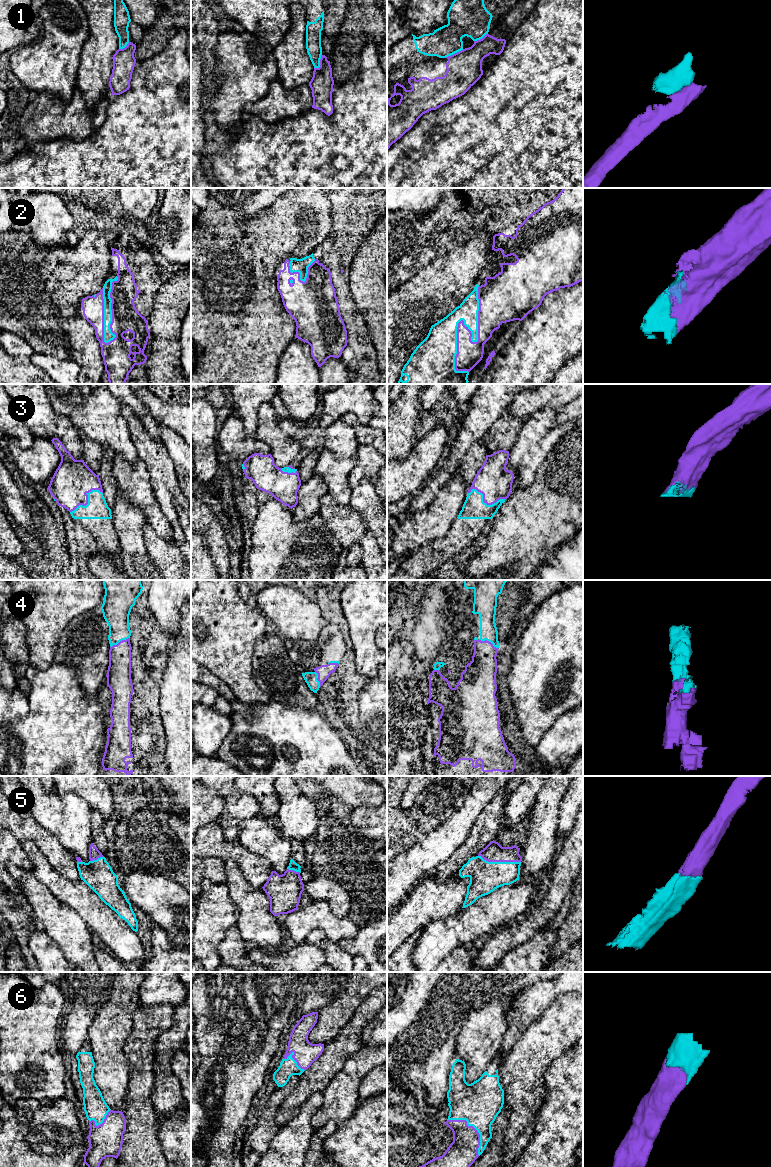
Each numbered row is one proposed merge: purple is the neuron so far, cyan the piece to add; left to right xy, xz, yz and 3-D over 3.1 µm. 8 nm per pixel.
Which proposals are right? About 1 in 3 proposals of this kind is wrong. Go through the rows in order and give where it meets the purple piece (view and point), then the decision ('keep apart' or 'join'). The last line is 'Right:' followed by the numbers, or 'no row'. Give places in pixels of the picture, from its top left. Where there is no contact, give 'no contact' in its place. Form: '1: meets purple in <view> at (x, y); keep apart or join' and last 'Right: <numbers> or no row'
1: meets purple in xz at (320, 63); keep apart
2: meets purple in yz at (471, 334); join
3: meets purple in yz at (483, 501); join
4: meets purple in yz at (488, 641); join
5: meets purple in yz at (499, 861); join
6: meets purple in yz at (473, 1127); join
Right: 2, 3, 4, 5, 6

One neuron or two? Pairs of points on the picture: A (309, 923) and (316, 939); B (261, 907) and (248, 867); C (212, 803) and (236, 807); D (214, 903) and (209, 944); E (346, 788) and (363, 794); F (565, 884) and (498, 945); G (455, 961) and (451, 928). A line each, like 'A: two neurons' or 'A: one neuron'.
A: two neurons
B: two neurons
C: two neurons
D: one neuron
E: one neuron
F: one neuron
G: two neurons

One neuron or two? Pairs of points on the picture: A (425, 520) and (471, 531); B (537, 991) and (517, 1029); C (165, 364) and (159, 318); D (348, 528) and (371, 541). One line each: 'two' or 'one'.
A: two
B: one
C: one
D: two

